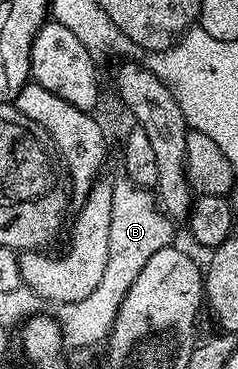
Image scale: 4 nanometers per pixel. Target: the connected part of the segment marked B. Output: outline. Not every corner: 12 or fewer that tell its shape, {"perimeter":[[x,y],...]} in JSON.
{"perimeter":[[113,183],[101,282],[55,311],[66,348],[108,338],[143,265],[174,242],[152,190]]}

